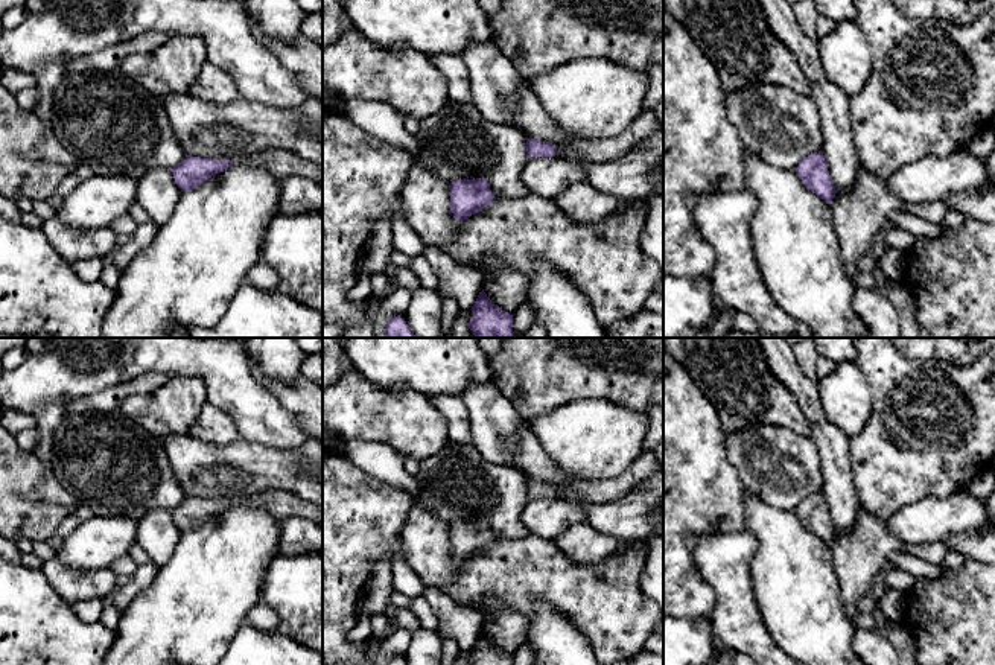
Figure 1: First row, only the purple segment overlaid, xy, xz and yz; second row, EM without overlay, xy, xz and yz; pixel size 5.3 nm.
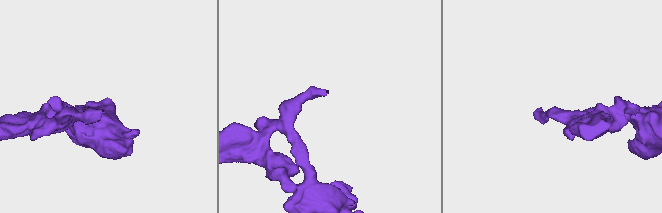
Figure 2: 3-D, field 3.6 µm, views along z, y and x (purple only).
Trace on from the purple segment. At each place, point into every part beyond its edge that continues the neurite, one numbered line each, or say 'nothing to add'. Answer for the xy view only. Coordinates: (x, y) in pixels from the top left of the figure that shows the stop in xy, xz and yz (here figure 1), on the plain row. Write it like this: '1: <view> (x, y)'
1: xy (280, 504)

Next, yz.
nothing to add

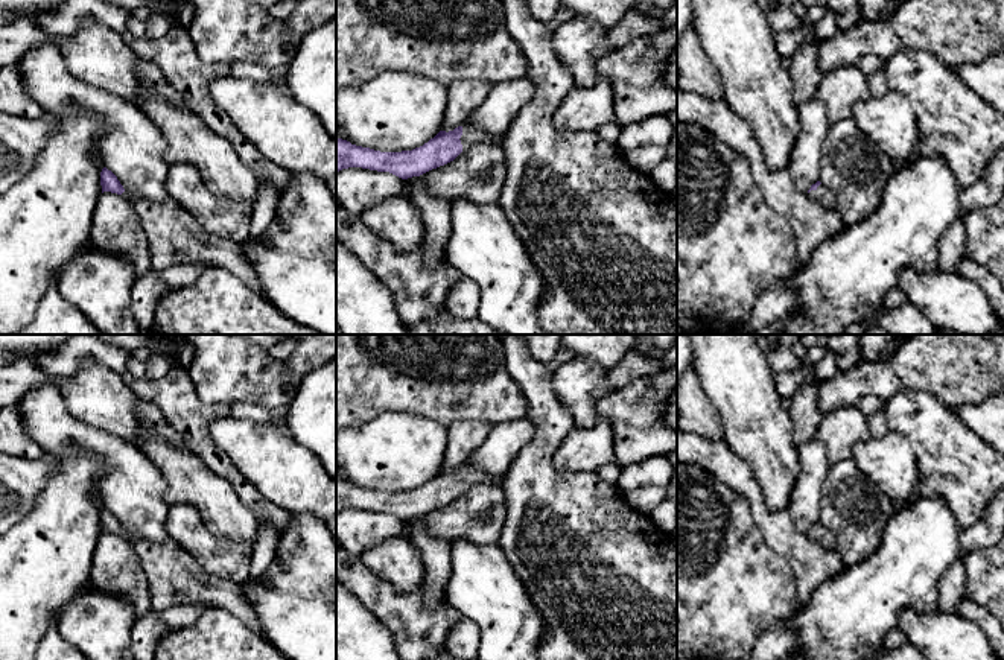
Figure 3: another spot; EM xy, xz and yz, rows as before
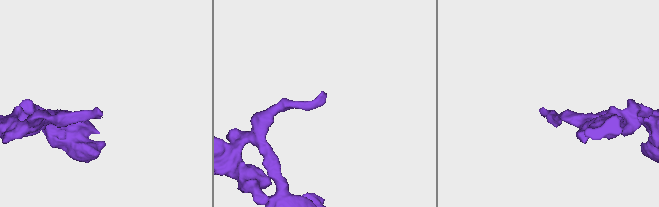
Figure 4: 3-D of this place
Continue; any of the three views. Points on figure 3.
1: xz (470, 476)

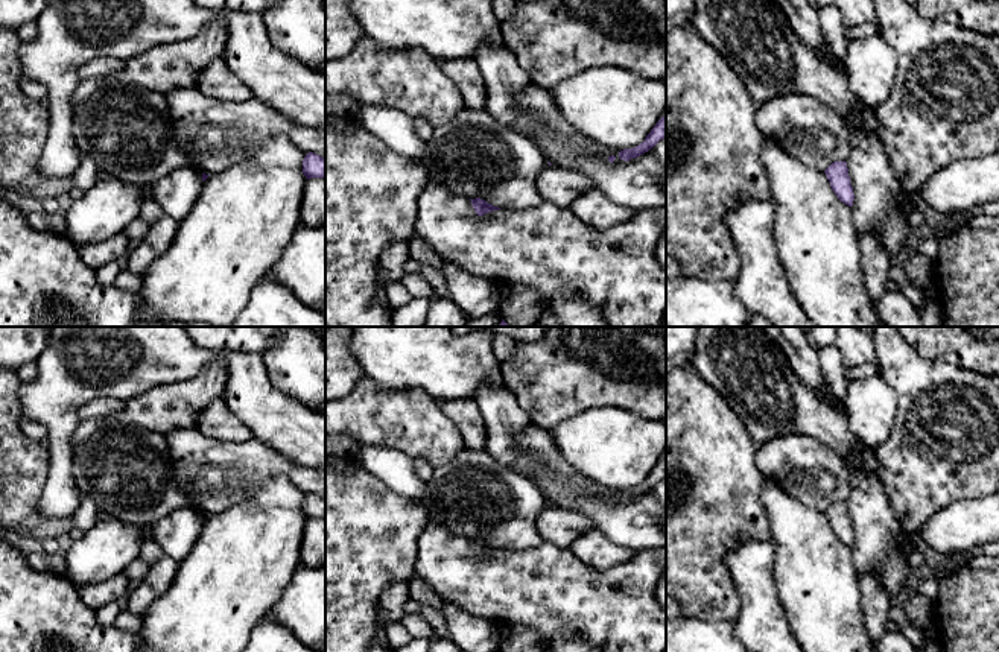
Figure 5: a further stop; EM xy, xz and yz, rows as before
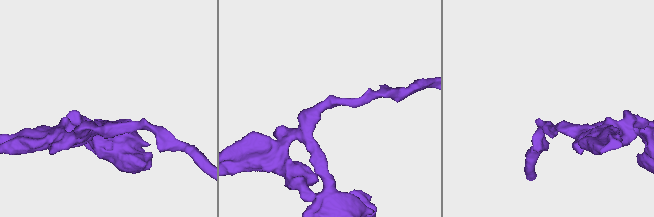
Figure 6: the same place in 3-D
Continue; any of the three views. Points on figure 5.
nothing to add

